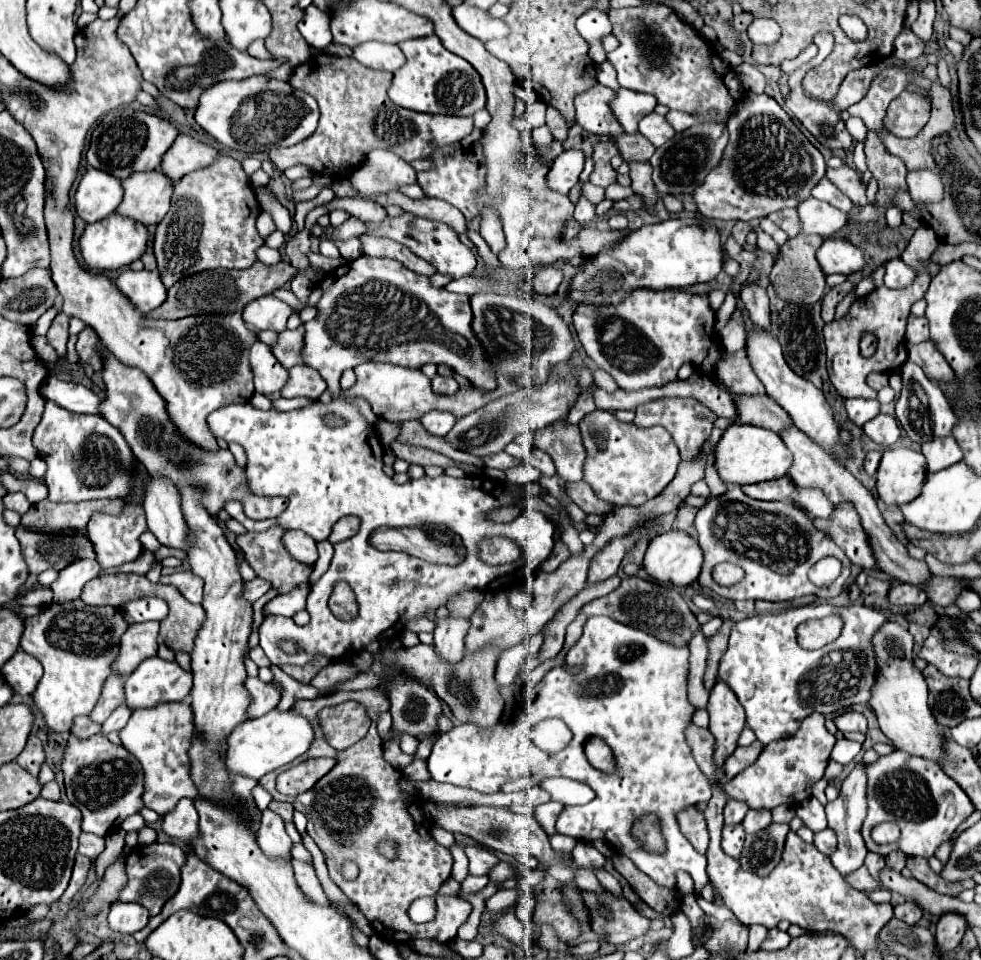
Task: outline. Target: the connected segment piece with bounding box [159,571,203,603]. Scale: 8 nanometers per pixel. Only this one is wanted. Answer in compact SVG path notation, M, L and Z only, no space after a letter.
M191 571L161 575L159 583L177 587L177 589L181 591L181 595L183 595L189 603L201 603L201 601L203 601L203 579L201 579L201 577L195 577Z

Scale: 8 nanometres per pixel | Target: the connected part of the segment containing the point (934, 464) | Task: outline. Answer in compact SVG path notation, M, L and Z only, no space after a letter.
M953 435L947 437L935 437L927 443L923 443L923 455L927 459L927 469L929 473L941 471L945 467L951 467L953 463L963 459L963 449L955 441Z

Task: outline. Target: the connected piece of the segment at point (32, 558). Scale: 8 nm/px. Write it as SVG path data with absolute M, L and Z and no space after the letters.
M19 525L17 537L33 575L39 575L47 569L61 571L77 559L95 559L95 549L85 531L59 531L51 535Z

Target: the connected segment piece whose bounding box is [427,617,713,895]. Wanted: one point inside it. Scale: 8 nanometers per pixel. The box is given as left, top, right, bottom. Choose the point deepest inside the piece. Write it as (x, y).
(632, 692)

